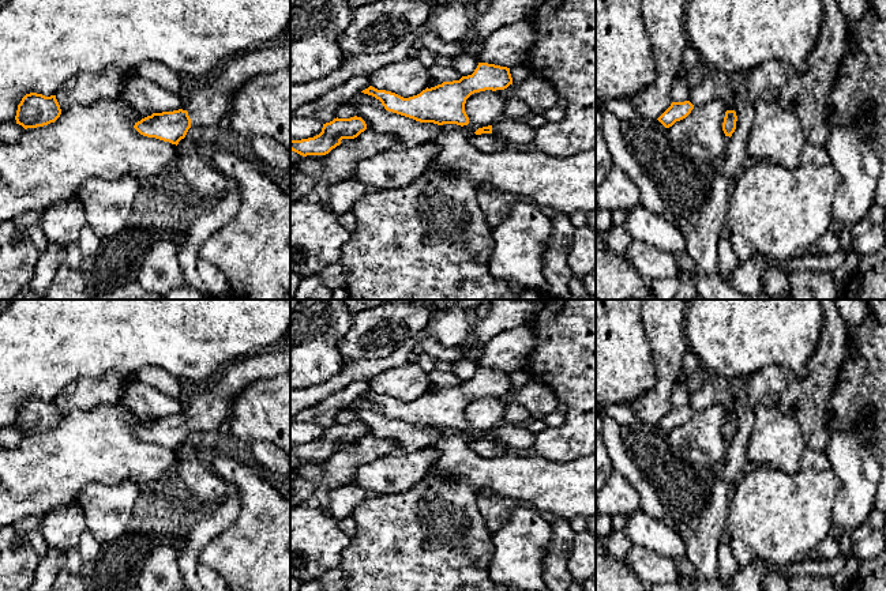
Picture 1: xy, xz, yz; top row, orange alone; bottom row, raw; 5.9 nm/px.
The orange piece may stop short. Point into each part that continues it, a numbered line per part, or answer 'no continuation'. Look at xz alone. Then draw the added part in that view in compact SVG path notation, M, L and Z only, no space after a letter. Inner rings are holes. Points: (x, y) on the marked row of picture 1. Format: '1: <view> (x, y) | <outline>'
1: xz (518, 134) | M503 117L492 124L492 135L507 140L514 147L534 148L536 129L522 120Z

